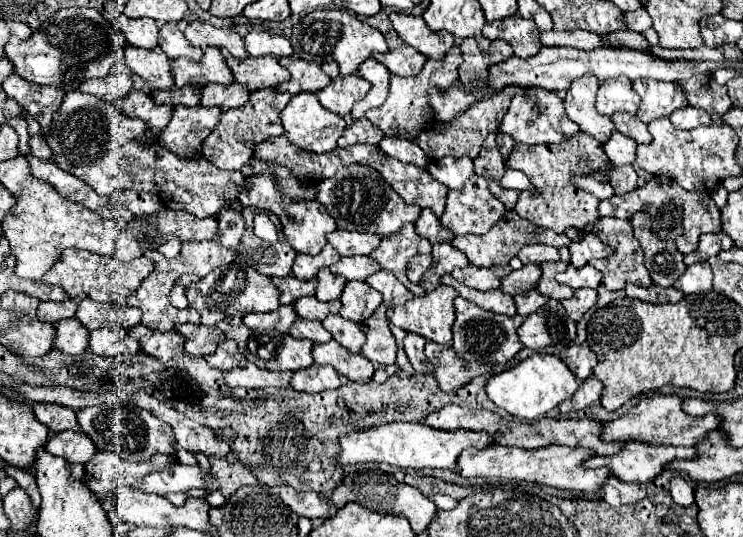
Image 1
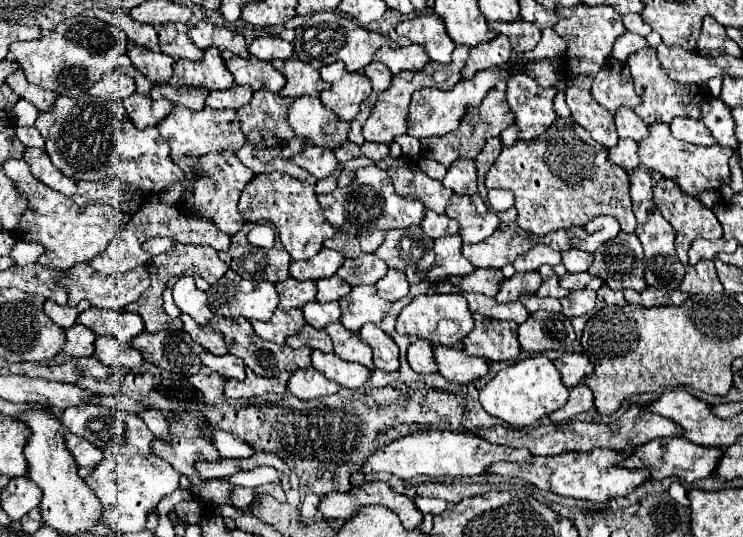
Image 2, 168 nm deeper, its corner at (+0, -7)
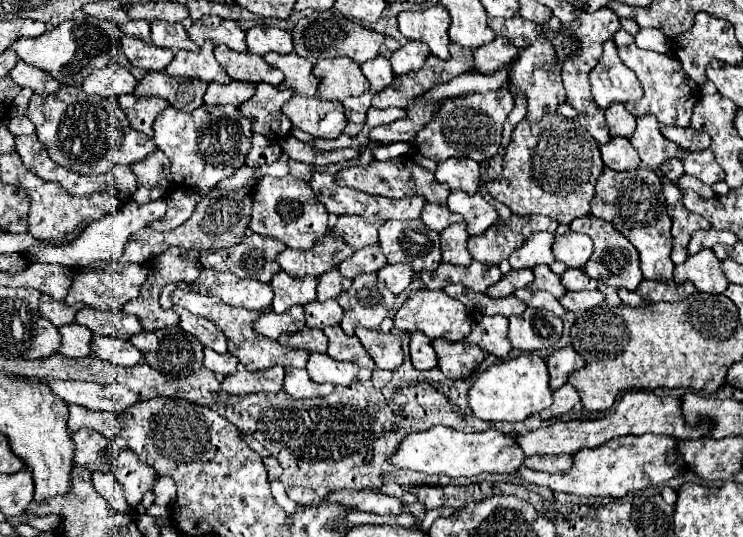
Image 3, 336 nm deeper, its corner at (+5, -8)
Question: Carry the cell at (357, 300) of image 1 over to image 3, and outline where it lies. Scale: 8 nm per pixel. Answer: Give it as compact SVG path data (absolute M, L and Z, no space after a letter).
M360 274L354 278L348 292L338 296L338 304L344 308L340 328L344 334L352 336L356 326L378 328L394 306L394 294L380 286L376 274Z

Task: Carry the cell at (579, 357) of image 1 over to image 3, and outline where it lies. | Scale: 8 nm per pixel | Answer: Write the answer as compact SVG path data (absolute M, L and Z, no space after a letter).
M566 346L562 350L556 350L552 356L546 358L546 364L548 364L548 372L550 372L550 386L554 390L558 390L560 386L564 386L570 378L570 374L574 370L580 370L584 368L584 360L582 356L576 354L576 350L572 346Z

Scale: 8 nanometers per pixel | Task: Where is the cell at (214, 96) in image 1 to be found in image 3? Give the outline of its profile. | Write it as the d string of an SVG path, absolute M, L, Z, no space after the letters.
M230 82L230 84L208 84L208 90L204 94L206 106L218 106L218 104L232 104L240 106L248 98L254 96L256 84L252 82Z

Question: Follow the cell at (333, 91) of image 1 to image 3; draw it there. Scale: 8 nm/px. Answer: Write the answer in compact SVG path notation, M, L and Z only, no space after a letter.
M332 58L314 64L314 76L320 78L318 98L344 102L350 96L360 96L368 90L368 80L360 66L352 60Z

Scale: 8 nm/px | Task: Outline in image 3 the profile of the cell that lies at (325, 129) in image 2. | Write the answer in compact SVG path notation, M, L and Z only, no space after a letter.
M294 96L284 104L282 112L296 128L316 138L338 138L346 128L346 116L340 102Z

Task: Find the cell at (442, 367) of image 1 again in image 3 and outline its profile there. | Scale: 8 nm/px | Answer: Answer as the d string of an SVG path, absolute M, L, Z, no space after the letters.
M434 340L432 346L438 356L438 368L450 380L470 378L484 360L484 352L478 346L468 344L466 340L464 342Z

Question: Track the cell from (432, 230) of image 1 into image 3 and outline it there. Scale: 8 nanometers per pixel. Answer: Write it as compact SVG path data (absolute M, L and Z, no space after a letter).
M426 204L424 210L422 210L422 220L424 224L434 230L434 232L442 232L446 230L448 226L456 224L462 220L462 216L456 216L452 212L448 212L446 206L440 206L440 204Z

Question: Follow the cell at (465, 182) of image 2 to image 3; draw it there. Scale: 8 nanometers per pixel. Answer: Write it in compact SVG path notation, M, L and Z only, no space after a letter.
M448 158L438 164L436 180L448 184L452 190L476 194L480 182L480 166L470 158Z

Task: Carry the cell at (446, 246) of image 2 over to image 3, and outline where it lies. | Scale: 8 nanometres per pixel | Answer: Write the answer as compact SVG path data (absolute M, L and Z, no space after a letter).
M458 222L452 228L446 228L440 234L442 262L456 264L456 266L468 266L472 262L472 258L468 256L466 240L468 240L468 232L466 232L466 224L464 222Z

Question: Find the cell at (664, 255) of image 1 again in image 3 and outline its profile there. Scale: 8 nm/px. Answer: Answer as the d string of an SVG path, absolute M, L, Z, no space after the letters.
M644 166L628 172L616 172L604 168L596 184L596 196L592 198L592 214L612 222L614 228L622 232L636 246L636 250L640 252L640 268L646 280L660 280L660 282L672 280L674 270L674 264L670 260L672 222L666 214L662 182L654 174L654 170L648 170Z

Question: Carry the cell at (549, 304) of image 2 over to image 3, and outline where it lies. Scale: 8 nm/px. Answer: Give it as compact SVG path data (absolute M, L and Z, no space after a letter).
M524 288L524 290L516 290L514 296L518 296L526 306L542 308L542 310L550 310L550 312L554 312L556 316L564 316L564 314L566 314L566 310L560 306L560 302L558 302L550 292Z

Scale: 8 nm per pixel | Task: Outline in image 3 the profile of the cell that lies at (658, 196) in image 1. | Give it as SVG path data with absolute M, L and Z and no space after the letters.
M666 182L662 186L662 192L664 192L664 198L666 198L668 216L672 218L672 262L682 264L688 258L686 246L690 242L692 232L710 230L712 224L706 218L702 218L700 214L688 212L688 208L684 208L682 192L678 190L676 184Z

